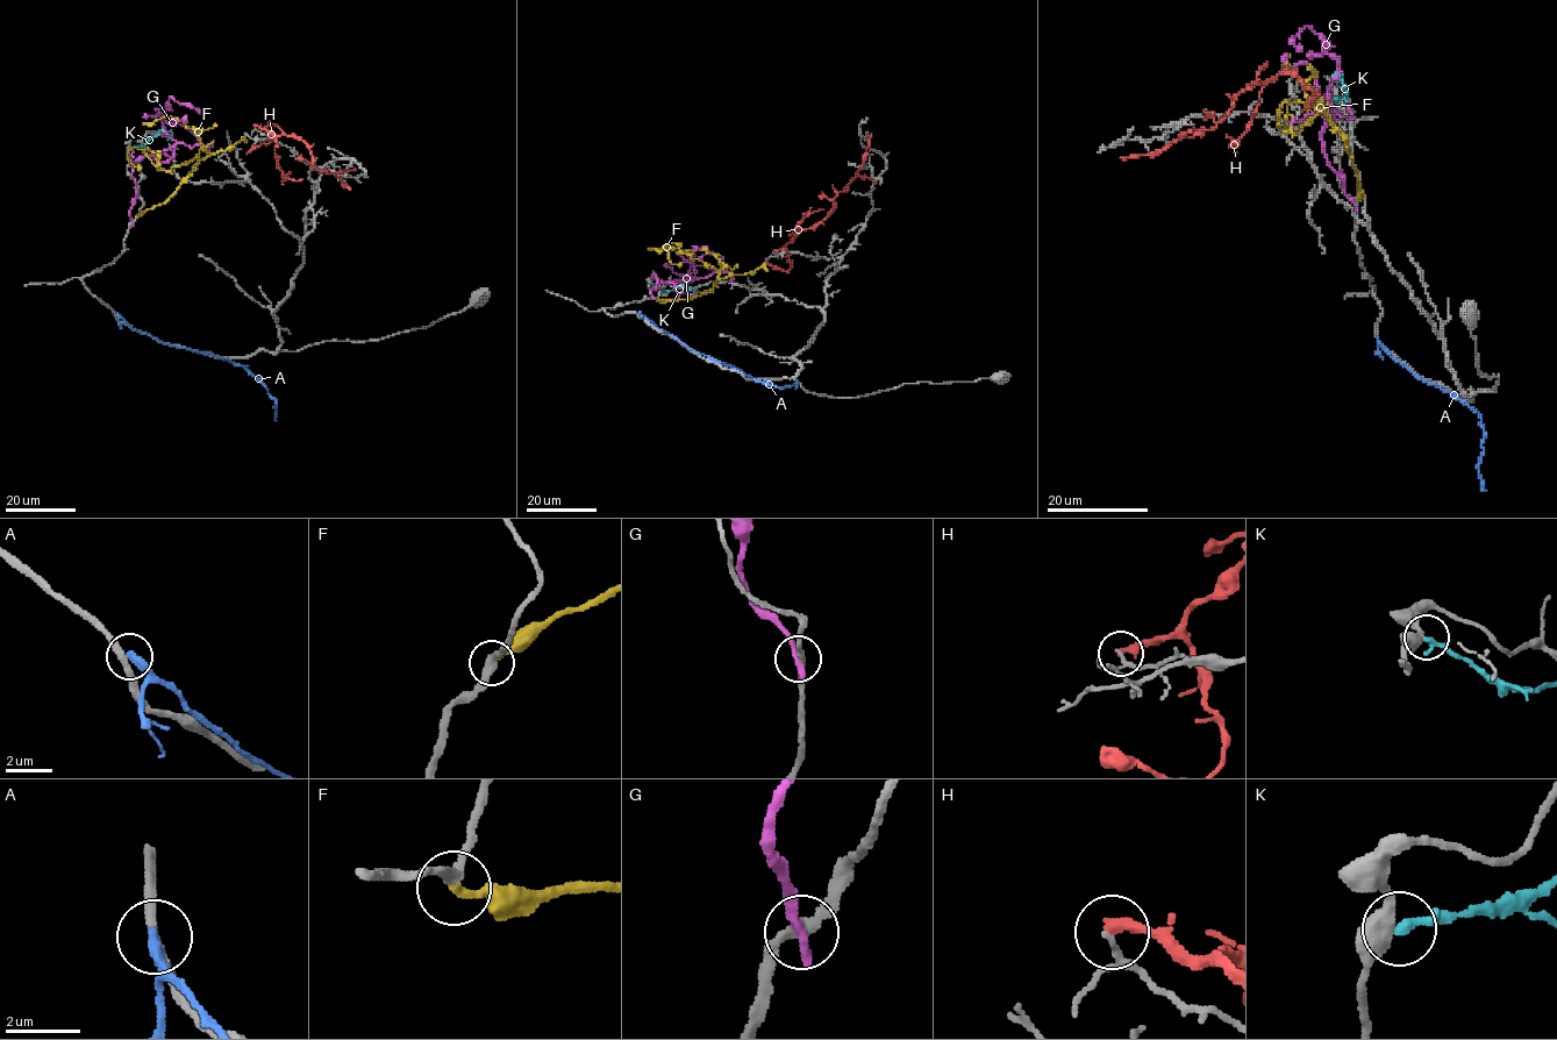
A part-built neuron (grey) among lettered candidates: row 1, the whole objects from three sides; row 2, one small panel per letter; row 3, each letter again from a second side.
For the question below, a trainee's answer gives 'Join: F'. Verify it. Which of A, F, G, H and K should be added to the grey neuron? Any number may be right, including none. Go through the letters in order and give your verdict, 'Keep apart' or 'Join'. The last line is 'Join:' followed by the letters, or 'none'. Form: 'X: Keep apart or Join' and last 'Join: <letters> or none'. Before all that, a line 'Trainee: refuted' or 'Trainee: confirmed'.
Trainee: confirmed
A: Keep apart
F: Join
G: Keep apart
H: Keep apart
K: Keep apart
Join: F

